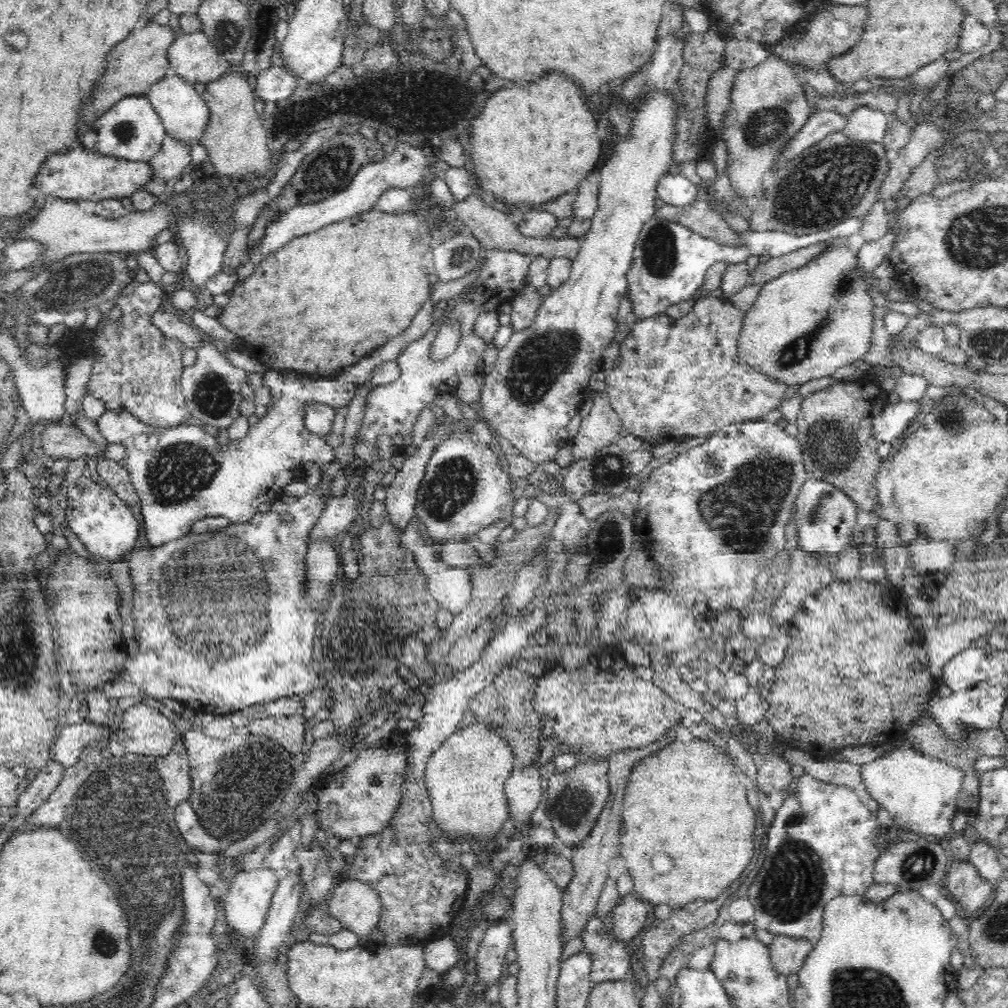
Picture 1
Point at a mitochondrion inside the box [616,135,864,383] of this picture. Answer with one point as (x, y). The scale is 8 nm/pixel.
(796, 351)

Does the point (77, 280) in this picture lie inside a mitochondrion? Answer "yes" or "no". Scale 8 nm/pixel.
yes

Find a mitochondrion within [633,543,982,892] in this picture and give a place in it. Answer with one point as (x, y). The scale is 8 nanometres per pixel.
(917, 866)

